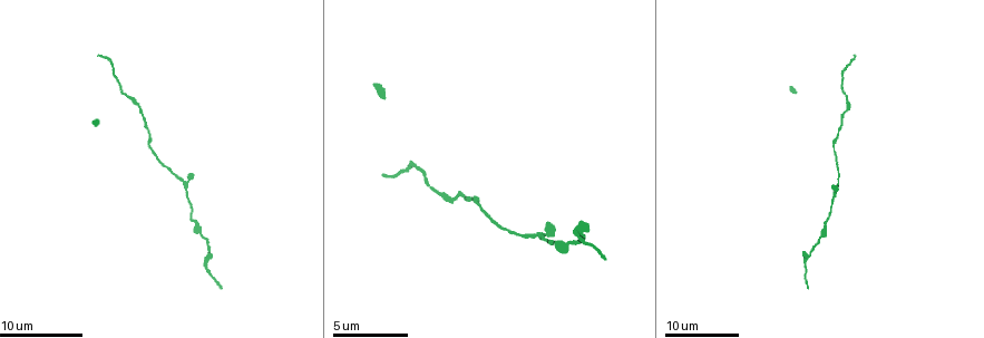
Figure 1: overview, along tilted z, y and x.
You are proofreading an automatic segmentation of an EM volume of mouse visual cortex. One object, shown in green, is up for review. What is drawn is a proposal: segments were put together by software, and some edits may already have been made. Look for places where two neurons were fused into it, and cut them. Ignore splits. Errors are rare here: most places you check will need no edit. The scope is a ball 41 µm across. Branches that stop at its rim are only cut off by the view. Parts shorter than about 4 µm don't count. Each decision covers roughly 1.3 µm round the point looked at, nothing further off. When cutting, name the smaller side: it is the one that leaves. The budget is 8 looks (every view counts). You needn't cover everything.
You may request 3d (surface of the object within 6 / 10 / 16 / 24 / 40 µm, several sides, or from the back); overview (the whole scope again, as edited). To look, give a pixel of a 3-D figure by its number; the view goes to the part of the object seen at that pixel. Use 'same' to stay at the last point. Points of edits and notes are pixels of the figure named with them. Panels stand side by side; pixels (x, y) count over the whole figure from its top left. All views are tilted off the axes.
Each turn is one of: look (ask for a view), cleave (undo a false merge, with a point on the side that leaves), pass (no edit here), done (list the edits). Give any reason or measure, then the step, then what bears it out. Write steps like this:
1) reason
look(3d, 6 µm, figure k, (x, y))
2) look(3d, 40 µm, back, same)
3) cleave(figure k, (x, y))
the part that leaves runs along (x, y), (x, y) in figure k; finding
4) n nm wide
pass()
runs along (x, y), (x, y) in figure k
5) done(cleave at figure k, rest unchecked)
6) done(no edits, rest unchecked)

sudden change in width
look(3d, 16 µm, figure 1, (844, 116))

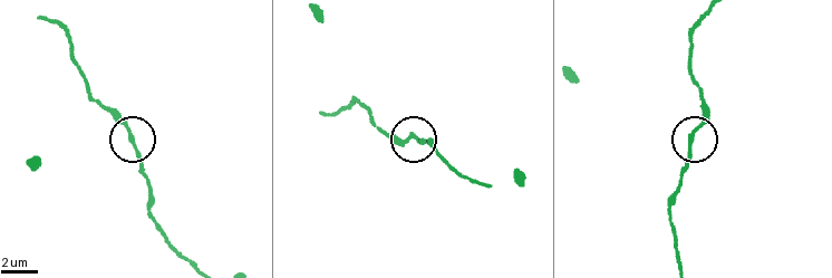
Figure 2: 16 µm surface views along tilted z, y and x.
closer look
look(3d, 6 µm, figure 2, (129, 139))

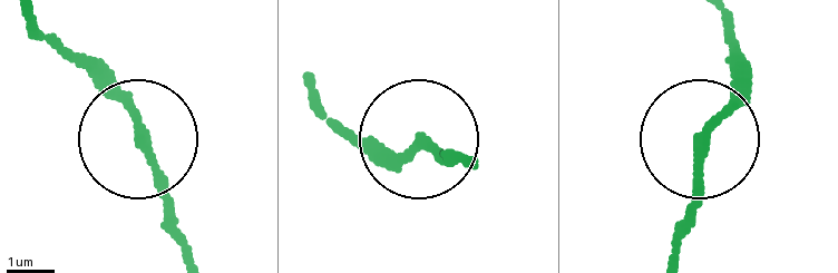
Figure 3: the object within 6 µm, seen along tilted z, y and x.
190 nm wide
pass()
runs along (471, 158), (425, 139), (397, 150), (353, 137) in figure 3; all the same neuron

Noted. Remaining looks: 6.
sudden change in width
look(3d, 16 µm, figure 1, (482, 210))

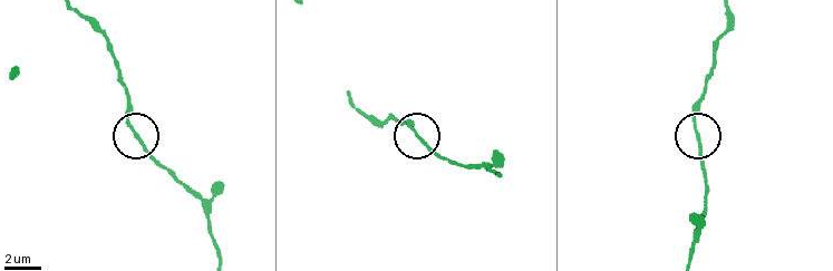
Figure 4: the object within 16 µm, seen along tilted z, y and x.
look(3d, 6 µm, figure 4, (137, 134))

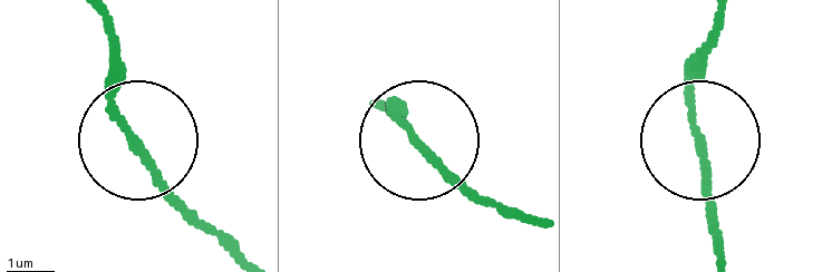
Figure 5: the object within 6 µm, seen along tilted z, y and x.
pass()
runs along (706, 209), (695, 132), (703, 39) in figure 5; one neuron here

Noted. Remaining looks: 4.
three arms meet
look(3d, 16 µm, figure 1, (831, 195))

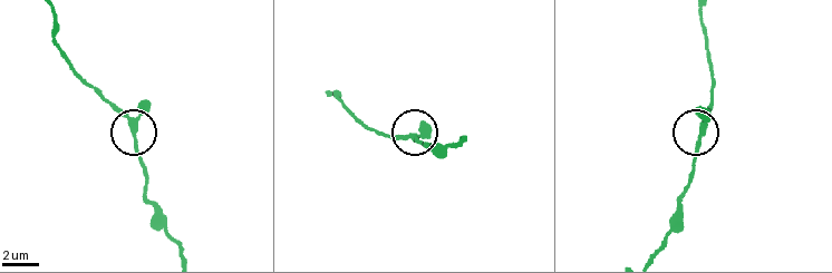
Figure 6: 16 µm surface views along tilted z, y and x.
look(3d, 10 µm, figure 6, (702, 133))

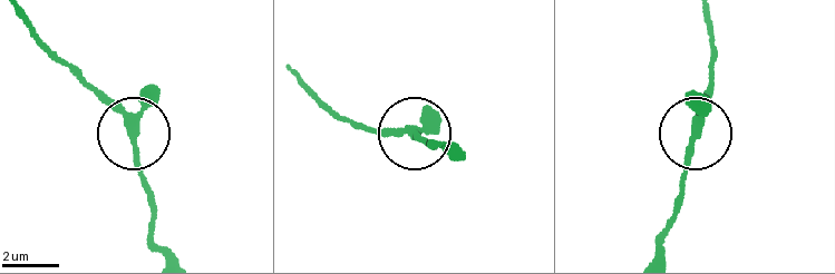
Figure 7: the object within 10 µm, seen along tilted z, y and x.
look(3d, 6 µm, figure 7, (692, 136))

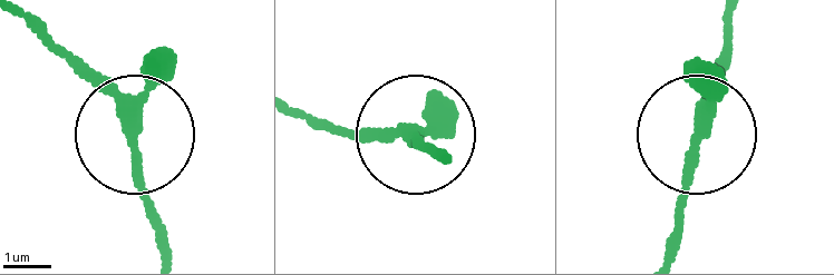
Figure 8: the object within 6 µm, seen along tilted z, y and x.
3 arms
pass()
runs along (293, 109), (365, 133), (400, 130), (435, 159) in figure 8; one neuron here

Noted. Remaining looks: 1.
done(no edits, rest unchecked)

